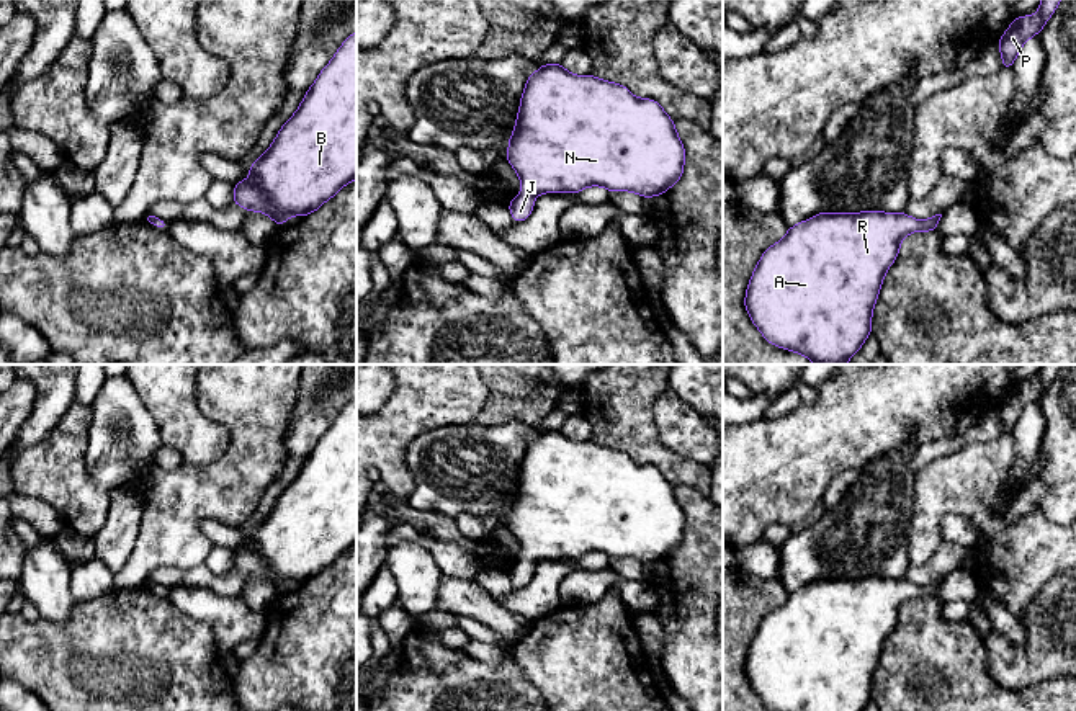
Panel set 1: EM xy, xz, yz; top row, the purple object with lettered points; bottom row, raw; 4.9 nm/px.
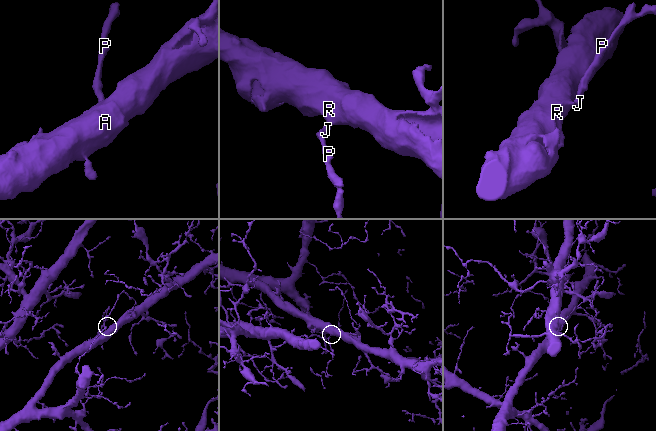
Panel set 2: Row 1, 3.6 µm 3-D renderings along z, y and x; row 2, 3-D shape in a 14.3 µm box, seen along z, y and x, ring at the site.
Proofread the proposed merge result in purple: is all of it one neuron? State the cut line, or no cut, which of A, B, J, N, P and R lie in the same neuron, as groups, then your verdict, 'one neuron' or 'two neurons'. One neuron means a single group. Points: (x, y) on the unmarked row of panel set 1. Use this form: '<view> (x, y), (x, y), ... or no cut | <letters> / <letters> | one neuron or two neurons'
no cut | A B J N P R | one neuron

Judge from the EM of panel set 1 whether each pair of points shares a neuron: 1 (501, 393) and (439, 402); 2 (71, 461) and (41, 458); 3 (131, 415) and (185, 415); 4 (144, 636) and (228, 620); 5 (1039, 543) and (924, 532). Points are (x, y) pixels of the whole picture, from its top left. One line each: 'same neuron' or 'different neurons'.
1: different neurons
2: same neuron
3: different neurons
4: different neurons
5: same neuron

